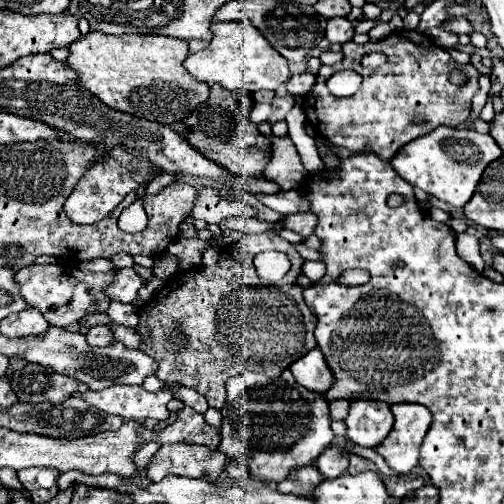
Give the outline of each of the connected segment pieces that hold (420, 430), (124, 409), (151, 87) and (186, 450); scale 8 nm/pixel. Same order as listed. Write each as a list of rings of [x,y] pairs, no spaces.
[[[418,403],[390,405],[394,411],[392,433],[376,447],[396,473],[410,473],[418,465],[420,445],[432,425],[432,413]]]
[[[112,385],[102,391],[88,389],[80,397],[96,409],[110,415],[120,415],[126,421],[144,421],[148,417],[164,421],[170,415],[166,405],[172,401],[172,393],[164,389],[158,393],[148,393],[144,387],[132,385]]]
[[[90,29],[90,33],[82,35],[80,39],[76,39],[72,45],[68,45],[68,59],[66,65],[78,75],[80,87],[88,89],[92,95],[96,95],[104,105],[122,111],[122,113],[130,113],[142,119],[152,119],[156,123],[176,123],[182,121],[188,113],[192,113],[192,109],[200,103],[204,103],[208,99],[210,87],[206,83],[196,81],[184,67],[182,61],[188,57],[188,43],[182,39],[172,39],[172,37],[160,37],[160,35],[104,35],[96,29]]]
[[[176,443],[164,445],[164,449],[156,451],[146,467],[146,475],[150,475],[154,483],[162,481],[168,475],[216,481],[224,473],[226,463],[228,461],[220,451],[208,449],[204,445]]]

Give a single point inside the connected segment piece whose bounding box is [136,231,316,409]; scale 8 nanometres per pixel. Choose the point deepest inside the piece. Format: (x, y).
(228, 323)

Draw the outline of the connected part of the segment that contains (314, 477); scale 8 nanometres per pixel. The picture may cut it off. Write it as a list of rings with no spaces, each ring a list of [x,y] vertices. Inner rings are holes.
[[[308,465],[308,467],[294,469],[286,481],[278,483],[278,491],[308,497],[308,495],[312,495],[312,489],[316,489],[316,485],[320,481],[324,481],[320,471],[314,465]]]

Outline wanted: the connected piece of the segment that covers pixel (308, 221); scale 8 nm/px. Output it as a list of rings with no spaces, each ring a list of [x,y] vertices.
[[[294,213],[294,215],[286,215],[282,219],[282,223],[286,229],[308,237],[314,233],[314,223],[316,223],[314,219],[316,219],[316,215],[312,215],[312,213]]]

